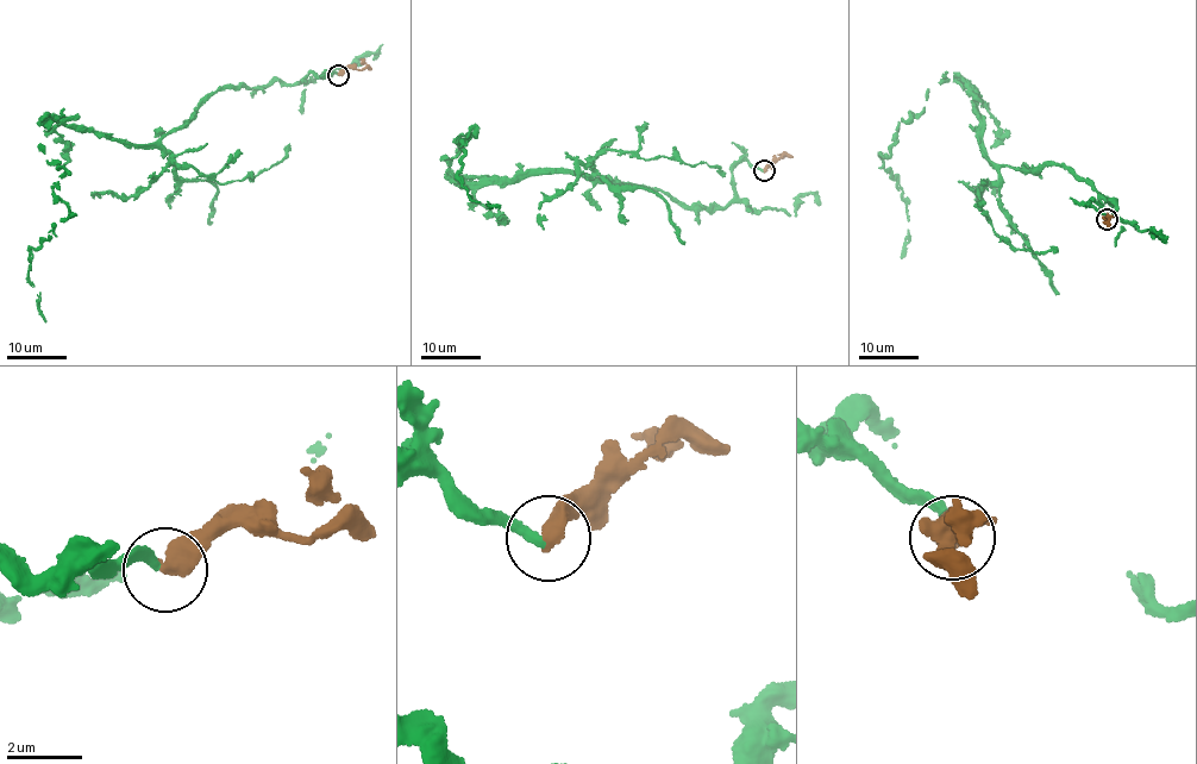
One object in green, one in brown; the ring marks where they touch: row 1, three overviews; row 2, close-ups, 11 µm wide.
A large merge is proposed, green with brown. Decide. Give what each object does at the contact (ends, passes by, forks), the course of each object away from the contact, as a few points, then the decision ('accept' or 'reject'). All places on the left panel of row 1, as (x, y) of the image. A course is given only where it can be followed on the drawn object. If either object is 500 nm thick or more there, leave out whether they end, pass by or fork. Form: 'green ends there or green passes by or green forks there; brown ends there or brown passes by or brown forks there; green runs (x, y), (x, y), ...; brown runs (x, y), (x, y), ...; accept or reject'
green ends there; brown ends there; green runs (337, 75), (208, 94), (126, 146), (49, 114), (69, 217), (31, 250), (45, 323); brown runs (339, 75), (350, 68), (363, 68), (359, 58); accept

